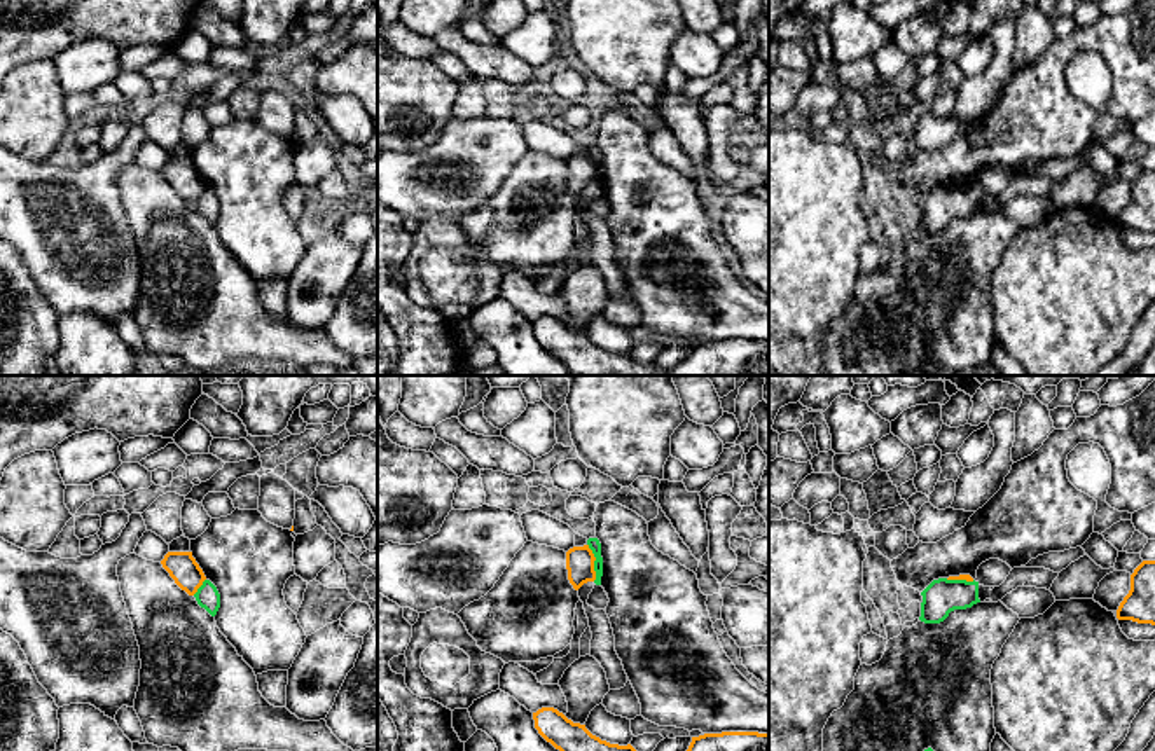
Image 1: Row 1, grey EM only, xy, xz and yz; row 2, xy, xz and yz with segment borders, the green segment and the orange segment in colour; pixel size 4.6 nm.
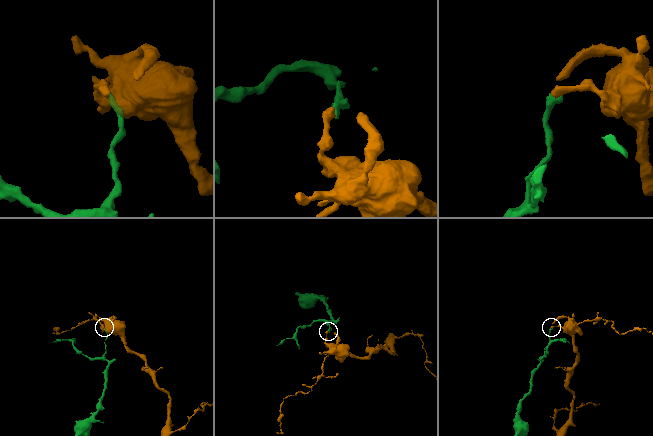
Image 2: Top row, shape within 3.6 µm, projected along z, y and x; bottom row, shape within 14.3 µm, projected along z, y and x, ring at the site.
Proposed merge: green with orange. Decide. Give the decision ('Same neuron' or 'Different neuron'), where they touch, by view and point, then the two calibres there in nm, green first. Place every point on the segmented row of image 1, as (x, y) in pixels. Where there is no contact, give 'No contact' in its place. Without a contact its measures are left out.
Different neuron. Touches green at xz (594, 563). Thickness 60 nm (green) against 130 nm

